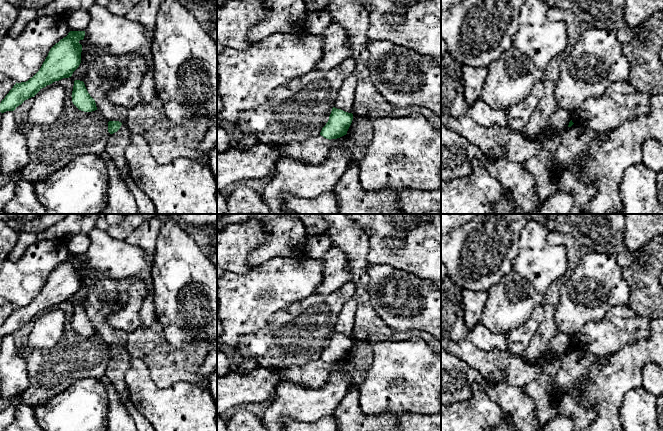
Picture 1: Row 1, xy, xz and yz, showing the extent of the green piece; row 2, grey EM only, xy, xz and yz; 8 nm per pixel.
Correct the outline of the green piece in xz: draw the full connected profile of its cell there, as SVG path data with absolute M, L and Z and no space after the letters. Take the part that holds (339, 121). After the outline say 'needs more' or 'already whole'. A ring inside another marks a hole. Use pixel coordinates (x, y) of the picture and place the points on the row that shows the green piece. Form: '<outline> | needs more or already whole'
M333 107L329 120L322 128L320 135L329 140L340 138L347 134L352 120L352 113Z | already whole

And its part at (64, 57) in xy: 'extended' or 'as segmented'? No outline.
as segmented

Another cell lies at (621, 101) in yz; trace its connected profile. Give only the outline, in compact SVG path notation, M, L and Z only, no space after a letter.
M627 81L614 82L599 97L587 98L573 113L571 120L596 132L609 133L620 127L625 121L646 116L651 112L651 96L638 91Z

